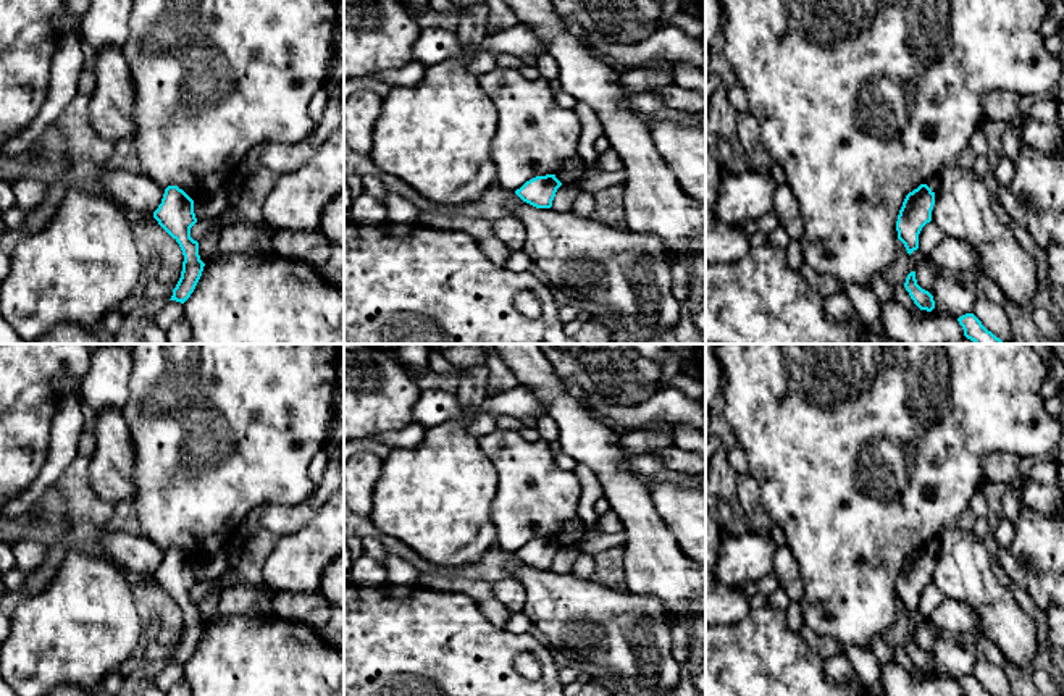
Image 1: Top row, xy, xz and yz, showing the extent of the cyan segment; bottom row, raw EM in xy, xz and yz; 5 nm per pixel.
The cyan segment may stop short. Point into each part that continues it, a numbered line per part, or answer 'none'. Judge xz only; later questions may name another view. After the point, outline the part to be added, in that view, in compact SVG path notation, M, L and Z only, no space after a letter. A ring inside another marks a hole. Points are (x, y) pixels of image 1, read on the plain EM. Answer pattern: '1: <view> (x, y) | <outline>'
none

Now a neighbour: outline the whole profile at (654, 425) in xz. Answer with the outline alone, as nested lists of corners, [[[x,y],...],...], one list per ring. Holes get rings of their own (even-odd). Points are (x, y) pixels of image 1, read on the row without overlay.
[[[588,407],[588,412],[596,420],[599,420],[601,423],[604,423],[609,428],[618,430],[622,434],[626,434],[626,433],[635,431],[635,430],[652,430],[652,431],[667,431],[667,433],[672,434],[672,438],[675,436],[673,423],[652,420],[652,421],[641,423],[638,428],[630,428],[630,426],[625,426],[622,423],[615,423],[612,418],[605,417],[605,415],[602,415],[599,412],[594,412],[591,407]]]

